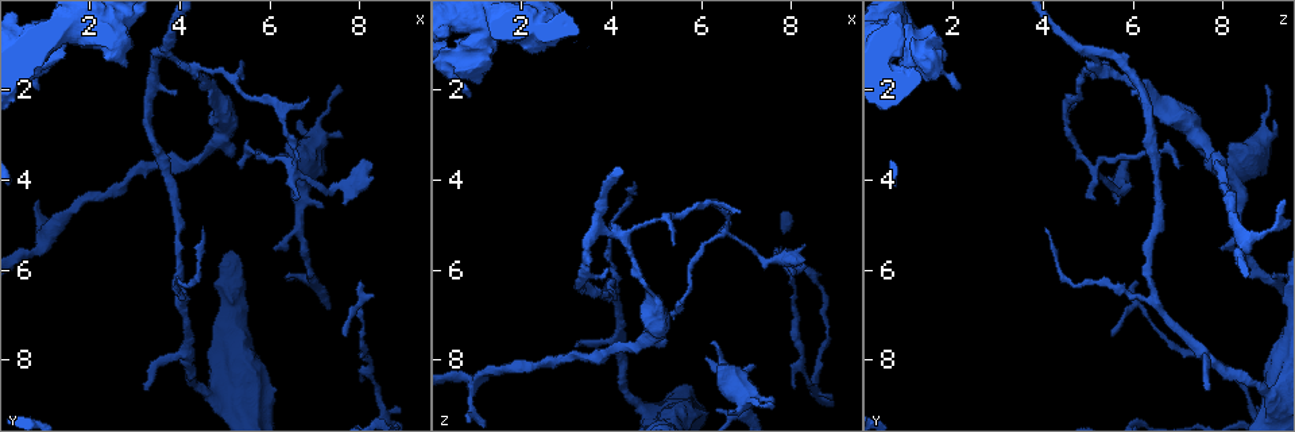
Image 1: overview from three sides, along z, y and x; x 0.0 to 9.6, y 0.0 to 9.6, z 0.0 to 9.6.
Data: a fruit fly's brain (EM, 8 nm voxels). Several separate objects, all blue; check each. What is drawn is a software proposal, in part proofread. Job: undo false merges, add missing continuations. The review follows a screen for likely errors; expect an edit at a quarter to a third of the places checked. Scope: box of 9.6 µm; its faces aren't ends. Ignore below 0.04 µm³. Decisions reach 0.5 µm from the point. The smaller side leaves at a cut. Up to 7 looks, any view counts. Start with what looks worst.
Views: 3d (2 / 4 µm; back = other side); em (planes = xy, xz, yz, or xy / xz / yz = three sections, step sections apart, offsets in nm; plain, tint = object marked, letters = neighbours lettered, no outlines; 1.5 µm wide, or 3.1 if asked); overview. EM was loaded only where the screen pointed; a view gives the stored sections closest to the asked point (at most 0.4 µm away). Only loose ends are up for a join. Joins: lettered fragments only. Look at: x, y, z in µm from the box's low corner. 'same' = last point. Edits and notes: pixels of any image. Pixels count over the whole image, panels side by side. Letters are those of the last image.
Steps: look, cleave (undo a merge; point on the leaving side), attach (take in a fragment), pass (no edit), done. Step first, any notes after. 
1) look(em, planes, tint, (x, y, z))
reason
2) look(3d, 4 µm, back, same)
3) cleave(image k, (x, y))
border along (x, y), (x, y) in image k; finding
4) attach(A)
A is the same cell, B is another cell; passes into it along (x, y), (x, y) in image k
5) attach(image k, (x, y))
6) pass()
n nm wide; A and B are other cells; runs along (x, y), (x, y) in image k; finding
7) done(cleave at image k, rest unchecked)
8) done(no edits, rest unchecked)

look(3d, 4 µm, (3.15, 8.70, 7.70))
free end

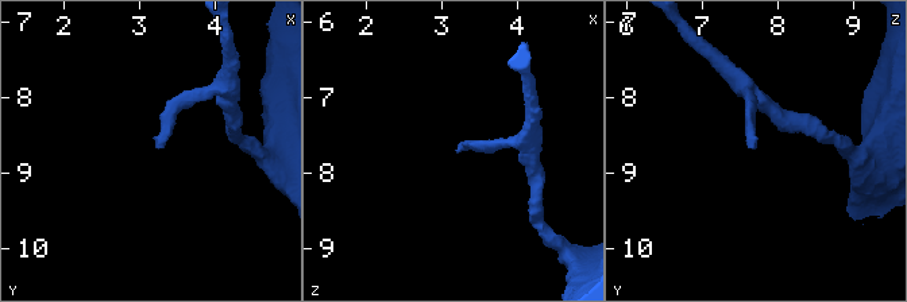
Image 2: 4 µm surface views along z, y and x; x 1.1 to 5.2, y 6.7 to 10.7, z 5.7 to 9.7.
look(em, yz, step 8, letters, (3.20, 8.65, 7.65))

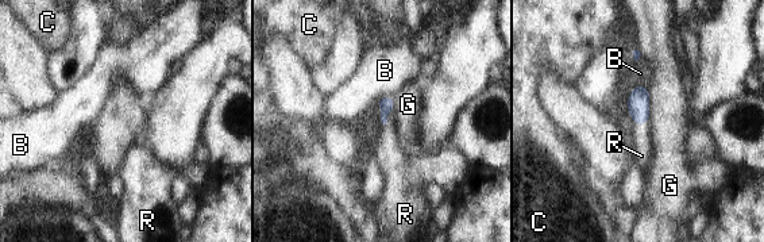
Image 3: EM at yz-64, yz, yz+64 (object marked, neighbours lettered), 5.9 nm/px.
attach(R)
R is the same cell, B, C and G are other cells; passes into it along (386, 103), (386, 119), (392, 154) in image 3; it goes on there

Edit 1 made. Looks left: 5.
look(em, xy, step 8, letters, (5.35, 1.35, 5.45))
branch stops here

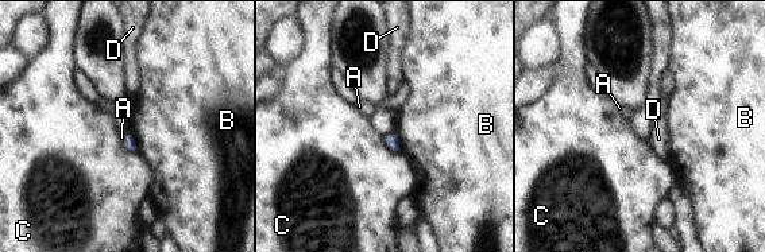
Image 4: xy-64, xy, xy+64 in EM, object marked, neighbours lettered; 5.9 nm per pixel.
pass()
B touches over 150 nm; A, B, C and D are other cells; border along (123, 134), (126, 148) in image 4; none of them fits

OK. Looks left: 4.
look(em, planes, letters, (5.40, 3.75, 7.00))
end of a long branch

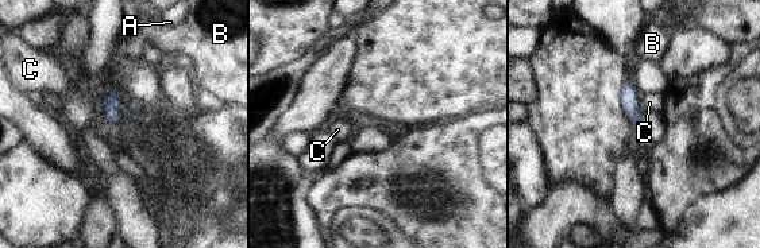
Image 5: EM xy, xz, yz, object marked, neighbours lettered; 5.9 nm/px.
pass()
A, B and C are other cells; border along (101, 97), (99, 104) in image 5; none of them fits

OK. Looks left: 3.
done(attach at image 3, rest unchecked)

